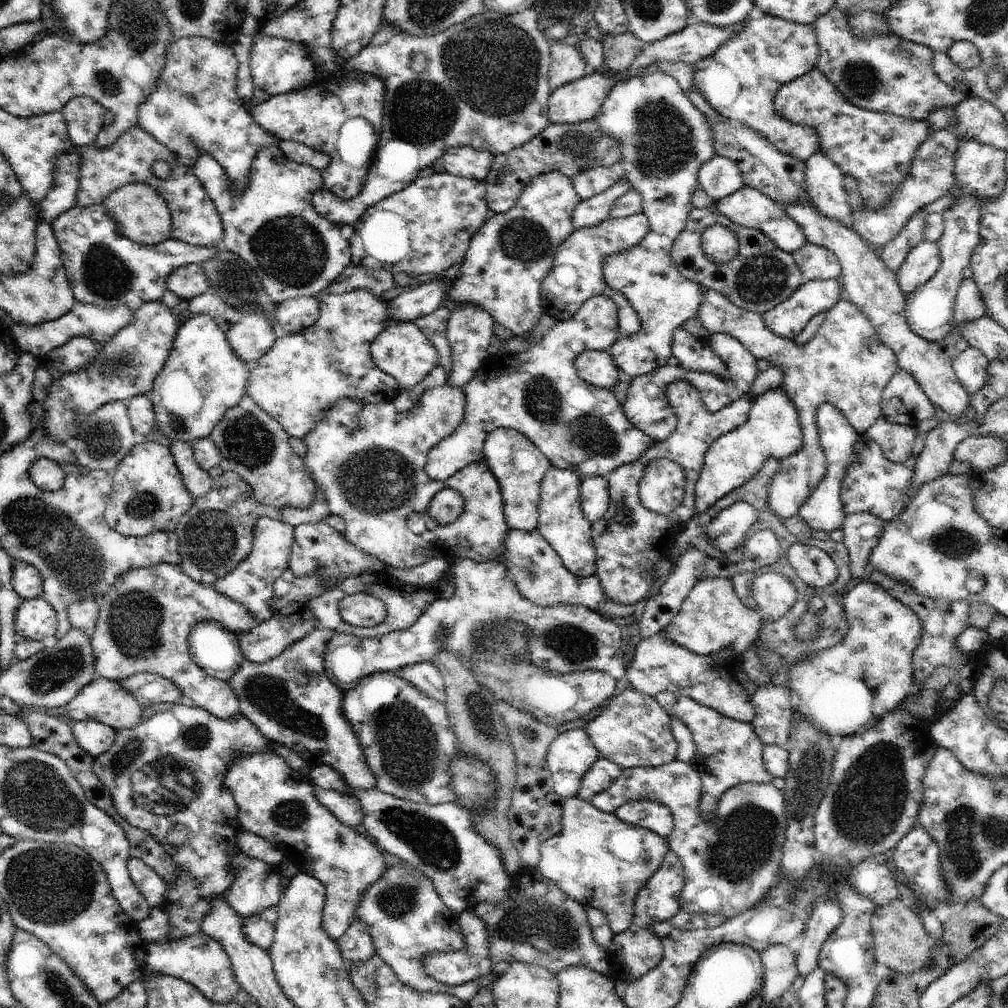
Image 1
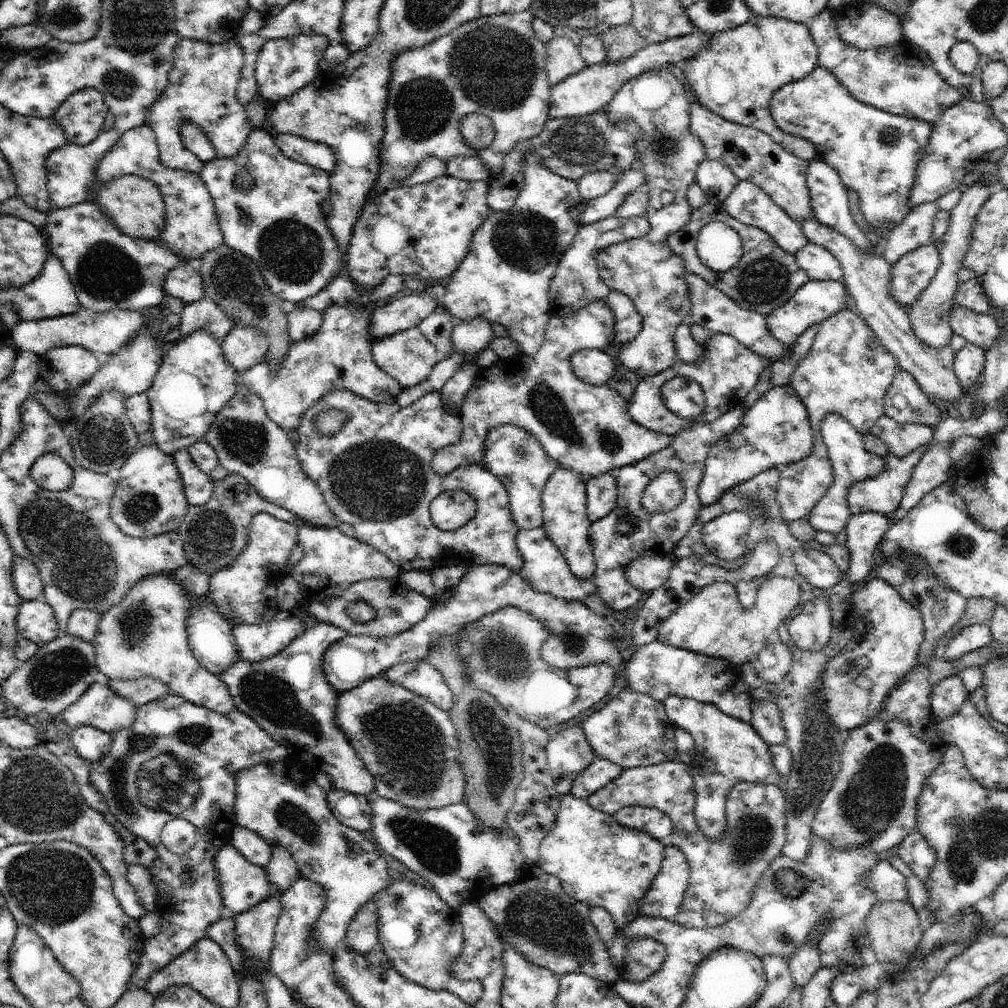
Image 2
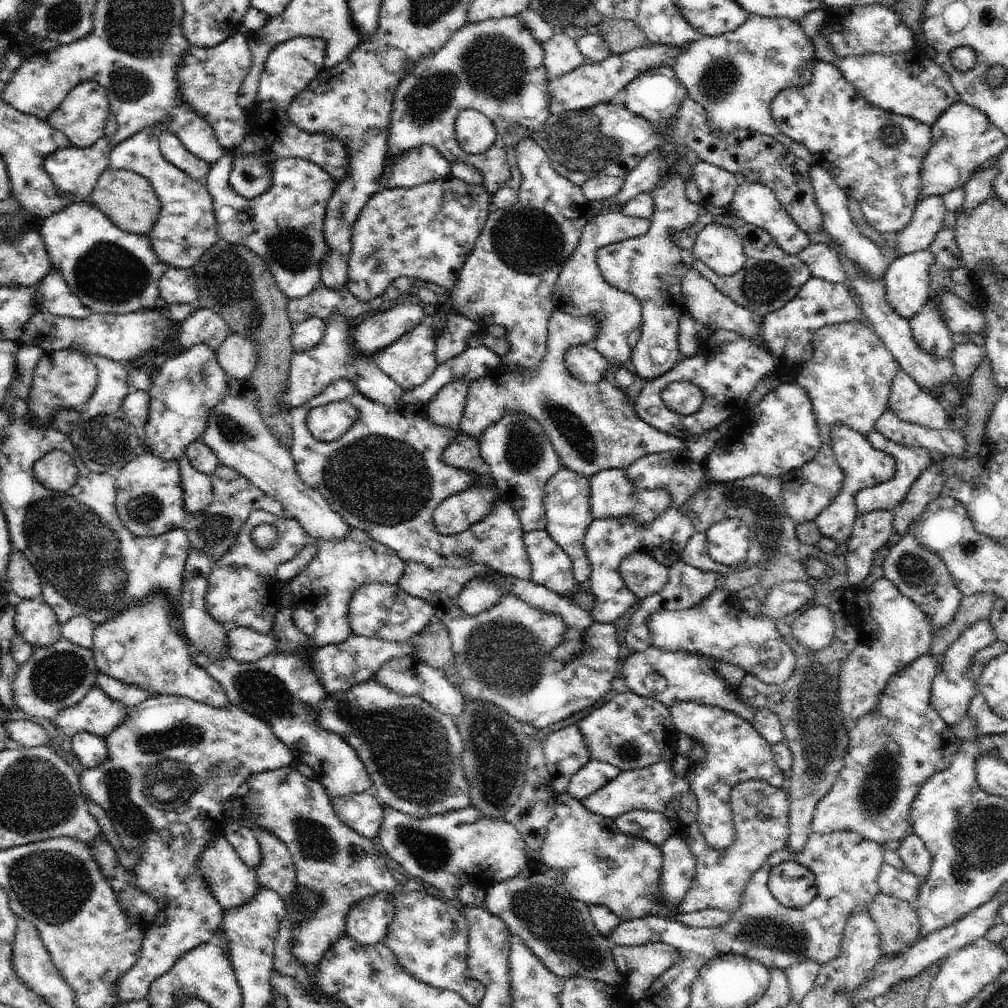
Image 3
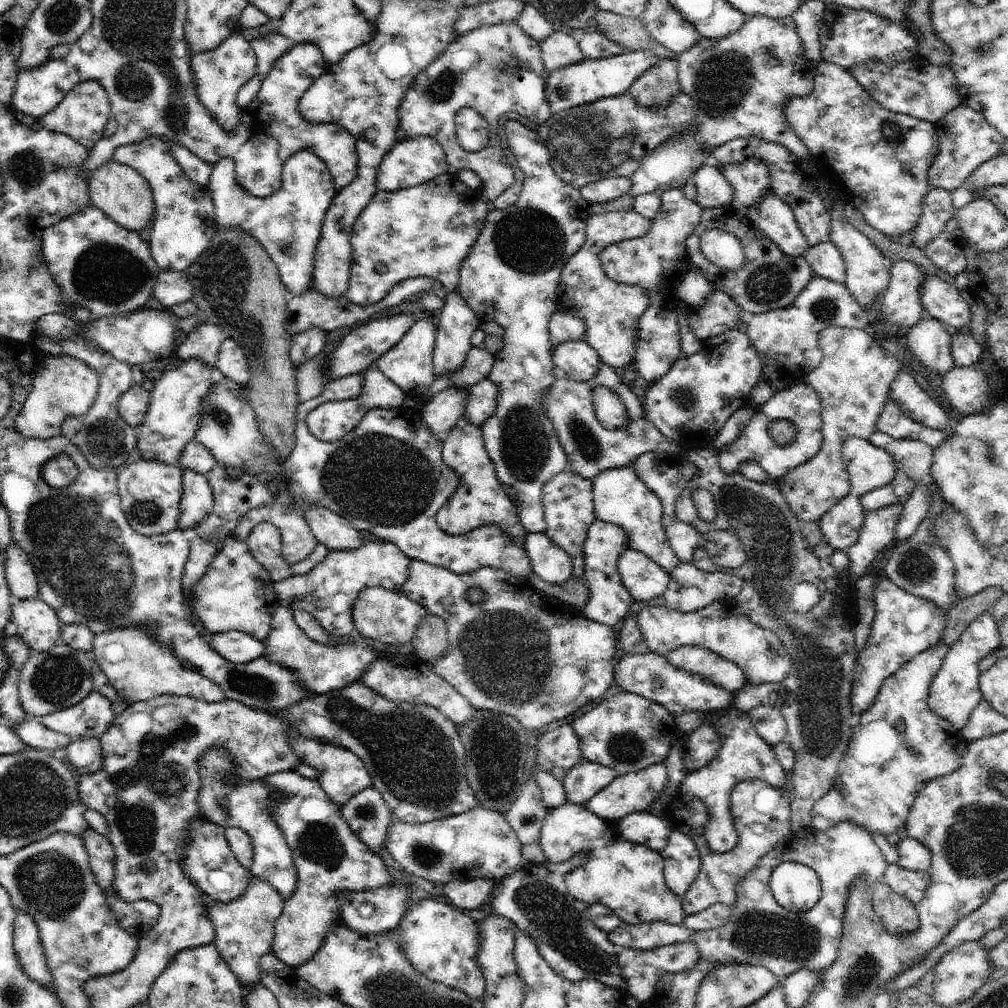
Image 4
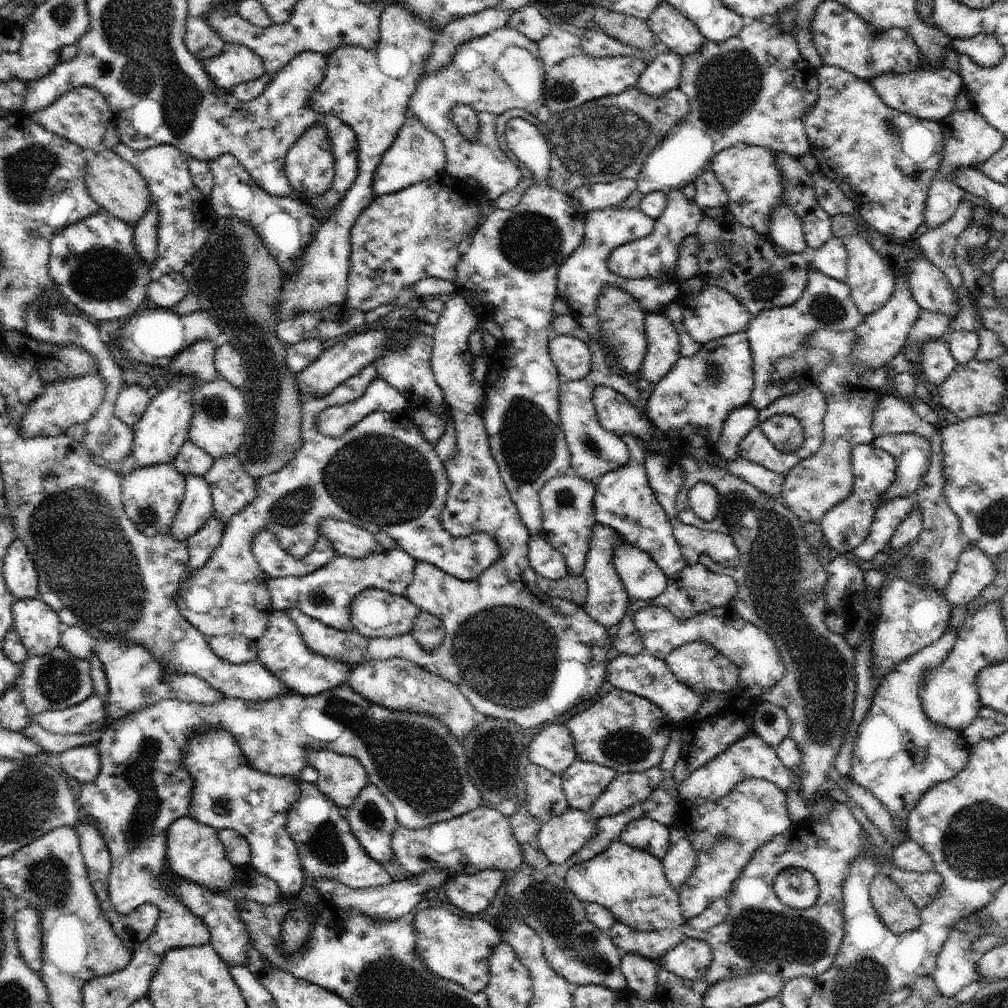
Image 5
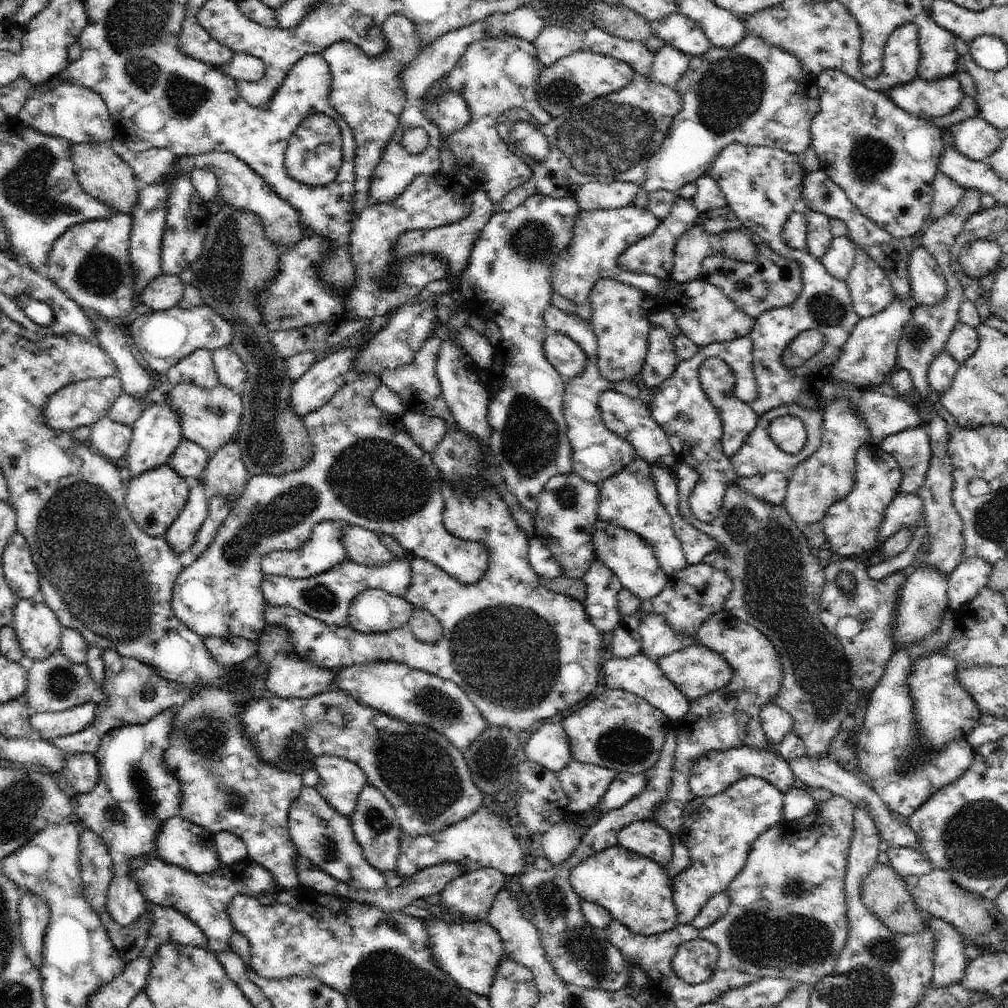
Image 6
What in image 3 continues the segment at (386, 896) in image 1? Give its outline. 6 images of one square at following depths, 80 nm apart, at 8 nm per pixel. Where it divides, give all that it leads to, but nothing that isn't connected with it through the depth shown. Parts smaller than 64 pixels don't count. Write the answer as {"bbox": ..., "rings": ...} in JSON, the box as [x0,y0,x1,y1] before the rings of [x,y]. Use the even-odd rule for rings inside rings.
{"bbox":[382,888,485,1007],"rings":[[[399,888],[391,899],[396,916],[382,942],[396,956],[400,968],[412,978],[440,990],[456,992],[470,1006],[478,1007],[485,996],[485,988],[478,980],[470,978],[466,971],[468,922],[465,922],[463,913],[451,903],[442,902],[424,890],[403,893]]]}

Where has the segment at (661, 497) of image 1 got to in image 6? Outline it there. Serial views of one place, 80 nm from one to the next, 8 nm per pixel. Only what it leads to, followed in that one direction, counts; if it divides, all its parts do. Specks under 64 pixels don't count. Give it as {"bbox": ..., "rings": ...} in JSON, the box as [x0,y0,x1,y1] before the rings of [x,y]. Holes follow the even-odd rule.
{"bbox":[598,454,689,577],"rings":[[[636,454],[622,472],[618,472],[600,483],[599,491],[598,518],[612,526],[618,526],[622,530],[642,536],[648,542],[648,546],[654,548],[654,556],[668,577],[684,570],[689,565],[672,528],[670,514],[666,512],[666,508],[662,506],[658,498],[652,470],[646,460],[642,460]]]}

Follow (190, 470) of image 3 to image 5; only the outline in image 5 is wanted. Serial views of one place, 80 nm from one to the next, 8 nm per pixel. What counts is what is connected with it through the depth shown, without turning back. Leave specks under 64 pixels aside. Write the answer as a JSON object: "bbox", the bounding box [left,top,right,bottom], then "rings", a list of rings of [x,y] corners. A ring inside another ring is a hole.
{"bbox":[170,474,214,542],"rings":[[[188,474],[184,500],[176,514],[170,534],[180,542],[187,542],[214,513],[212,492],[202,476]]]}

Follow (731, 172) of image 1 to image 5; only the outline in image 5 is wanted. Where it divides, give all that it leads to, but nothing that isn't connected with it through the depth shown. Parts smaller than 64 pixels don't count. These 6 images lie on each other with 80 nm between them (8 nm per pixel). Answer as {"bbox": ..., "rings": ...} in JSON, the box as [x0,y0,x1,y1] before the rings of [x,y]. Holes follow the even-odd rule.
{"bbox":[693,169,729,212],"rings":[[[711,169],[700,174],[694,180],[694,185],[696,185],[697,192],[693,202],[696,202],[696,205],[703,212],[708,212],[708,210],[717,207],[726,208],[729,204],[726,188],[720,184],[720,180],[716,178],[716,174]]]}

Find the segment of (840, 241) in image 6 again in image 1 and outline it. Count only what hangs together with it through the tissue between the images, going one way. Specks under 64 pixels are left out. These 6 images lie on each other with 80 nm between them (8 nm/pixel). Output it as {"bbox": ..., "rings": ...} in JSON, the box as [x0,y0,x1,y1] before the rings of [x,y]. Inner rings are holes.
{"bbox":[792,243,841,283],"rings":[[[807,243],[792,256],[802,272],[803,283],[837,279],[841,275],[841,263],[838,258],[824,247]]]}

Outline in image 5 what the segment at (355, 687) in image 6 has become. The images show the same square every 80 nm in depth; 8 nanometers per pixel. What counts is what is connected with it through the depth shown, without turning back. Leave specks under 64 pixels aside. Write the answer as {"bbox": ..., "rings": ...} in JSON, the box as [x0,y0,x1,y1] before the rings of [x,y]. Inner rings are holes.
{"bbox":[346,658,480,744],"rings":[[[404,658],[371,660],[355,665],[348,674],[346,684],[372,704],[400,711],[410,710],[418,714],[430,714],[436,720],[442,720],[452,737],[461,744],[472,730],[476,730],[480,721],[479,713],[452,682],[443,680],[440,676],[428,672],[426,668],[412,664],[410,660]]]}

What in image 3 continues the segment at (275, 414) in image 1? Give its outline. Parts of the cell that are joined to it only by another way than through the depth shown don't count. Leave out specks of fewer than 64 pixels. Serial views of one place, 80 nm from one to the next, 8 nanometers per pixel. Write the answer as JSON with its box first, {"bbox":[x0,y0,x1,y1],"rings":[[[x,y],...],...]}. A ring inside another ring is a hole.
{"bbox":[278,314,404,412],"rings":[[[332,314],[326,318],[326,330],[324,338],[305,352],[296,352],[290,362],[290,374],[288,374],[288,388],[280,394],[278,406],[280,410],[292,412],[306,405],[318,397],[332,382],[336,380],[348,380],[354,382],[356,390],[371,402],[383,406],[395,406],[400,403],[404,390],[392,378],[389,378],[378,366],[364,354],[358,354],[354,350],[354,328],[348,324],[348,318],[344,314]]]}

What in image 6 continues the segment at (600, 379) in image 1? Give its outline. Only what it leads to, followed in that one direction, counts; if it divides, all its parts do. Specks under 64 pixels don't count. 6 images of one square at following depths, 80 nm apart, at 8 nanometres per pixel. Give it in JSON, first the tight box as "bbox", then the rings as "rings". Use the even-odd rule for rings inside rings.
{"bbox":[544,334,587,378],"rings":[[[550,334],[544,340],[544,354],[562,376],[574,378],[584,372],[587,356],[580,345],[563,334]]]}

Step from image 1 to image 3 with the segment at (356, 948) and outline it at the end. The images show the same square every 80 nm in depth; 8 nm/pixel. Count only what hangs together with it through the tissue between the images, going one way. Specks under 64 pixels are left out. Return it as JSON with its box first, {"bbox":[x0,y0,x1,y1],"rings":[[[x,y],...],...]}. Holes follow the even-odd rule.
{"bbox":[345,893,396,947],"rings":[[[384,893],[372,896],[366,901],[369,906],[365,909],[363,909],[364,906],[361,906],[361,903],[353,906],[346,920],[345,933],[364,947],[382,942],[388,933],[388,926],[392,924],[392,920],[396,916],[396,908],[394,908],[391,896],[392,894]]]}

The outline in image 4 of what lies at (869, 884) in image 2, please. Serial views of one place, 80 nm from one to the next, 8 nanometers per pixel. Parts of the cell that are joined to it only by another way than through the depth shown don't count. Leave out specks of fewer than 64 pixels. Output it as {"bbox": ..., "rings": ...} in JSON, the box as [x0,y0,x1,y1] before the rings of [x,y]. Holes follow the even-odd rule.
{"bbox":[879,865,929,905],"rings":[[[889,865],[879,879],[879,882],[890,886],[896,894],[908,898],[914,905],[924,898],[929,881],[929,872],[913,872],[897,865]]]}

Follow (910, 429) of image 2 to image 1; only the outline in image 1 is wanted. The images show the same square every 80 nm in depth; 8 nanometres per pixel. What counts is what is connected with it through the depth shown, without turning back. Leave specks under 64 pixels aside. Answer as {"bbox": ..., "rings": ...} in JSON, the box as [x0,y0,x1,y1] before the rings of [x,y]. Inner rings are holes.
{"bbox":[867,416,916,463],"rings":[[[883,416],[868,430],[867,437],[877,442],[883,456],[894,462],[904,463],[913,453],[916,441],[916,427],[892,423]]]}

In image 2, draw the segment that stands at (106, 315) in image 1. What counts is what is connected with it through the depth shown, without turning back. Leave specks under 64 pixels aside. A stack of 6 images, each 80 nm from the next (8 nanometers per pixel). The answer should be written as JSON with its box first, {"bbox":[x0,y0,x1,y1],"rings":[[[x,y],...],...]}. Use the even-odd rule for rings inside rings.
{"bbox":[11,307,144,358],"rings":[[[82,307],[70,315],[54,316],[46,320],[21,321],[12,328],[11,338],[19,352],[34,352],[38,356],[48,353],[48,350],[77,345],[86,348],[95,356],[104,358],[132,342],[136,332],[144,330],[143,312],[132,310],[110,310],[95,312]]]}

